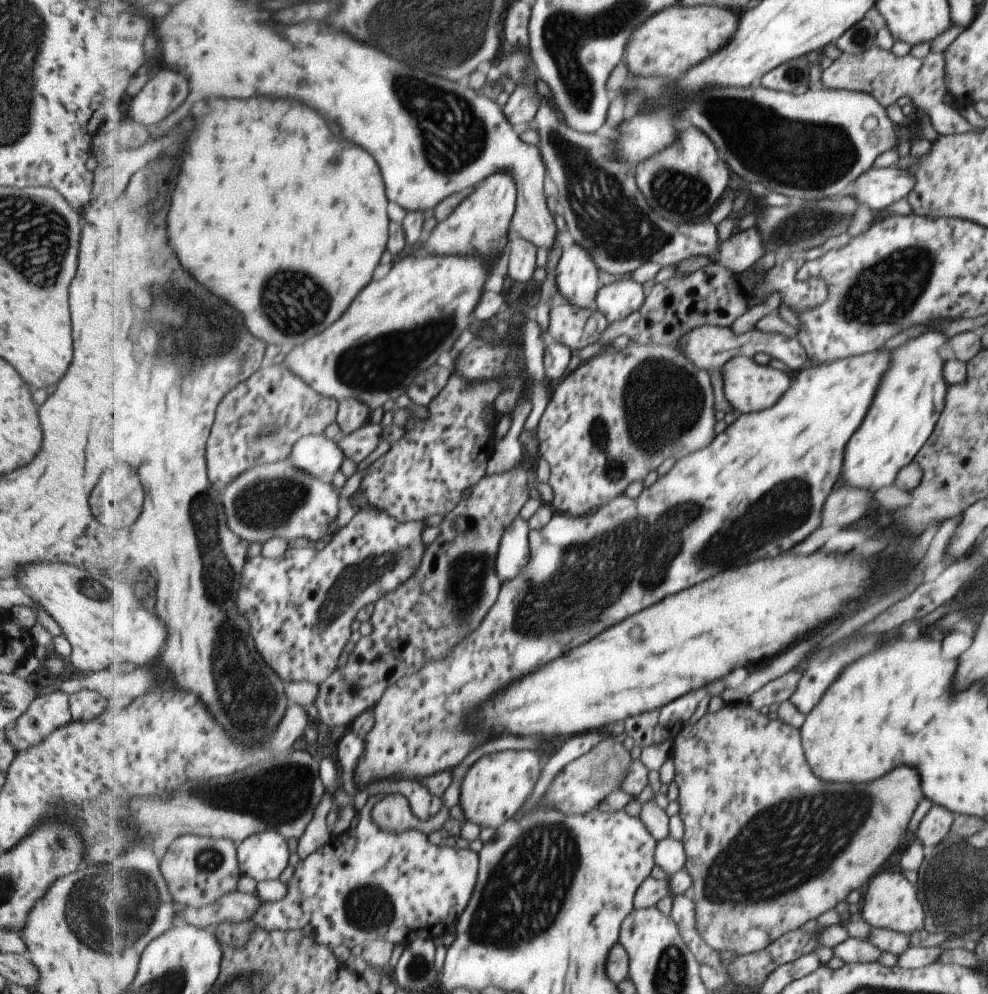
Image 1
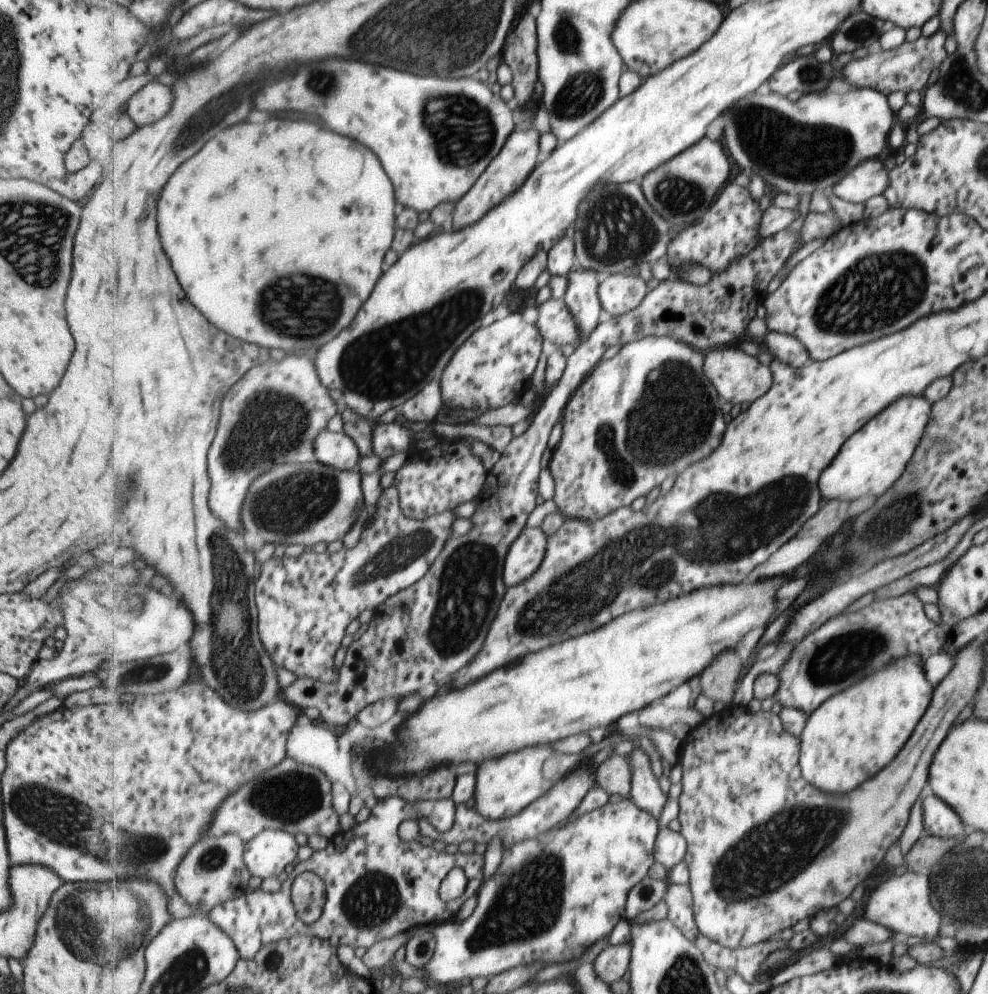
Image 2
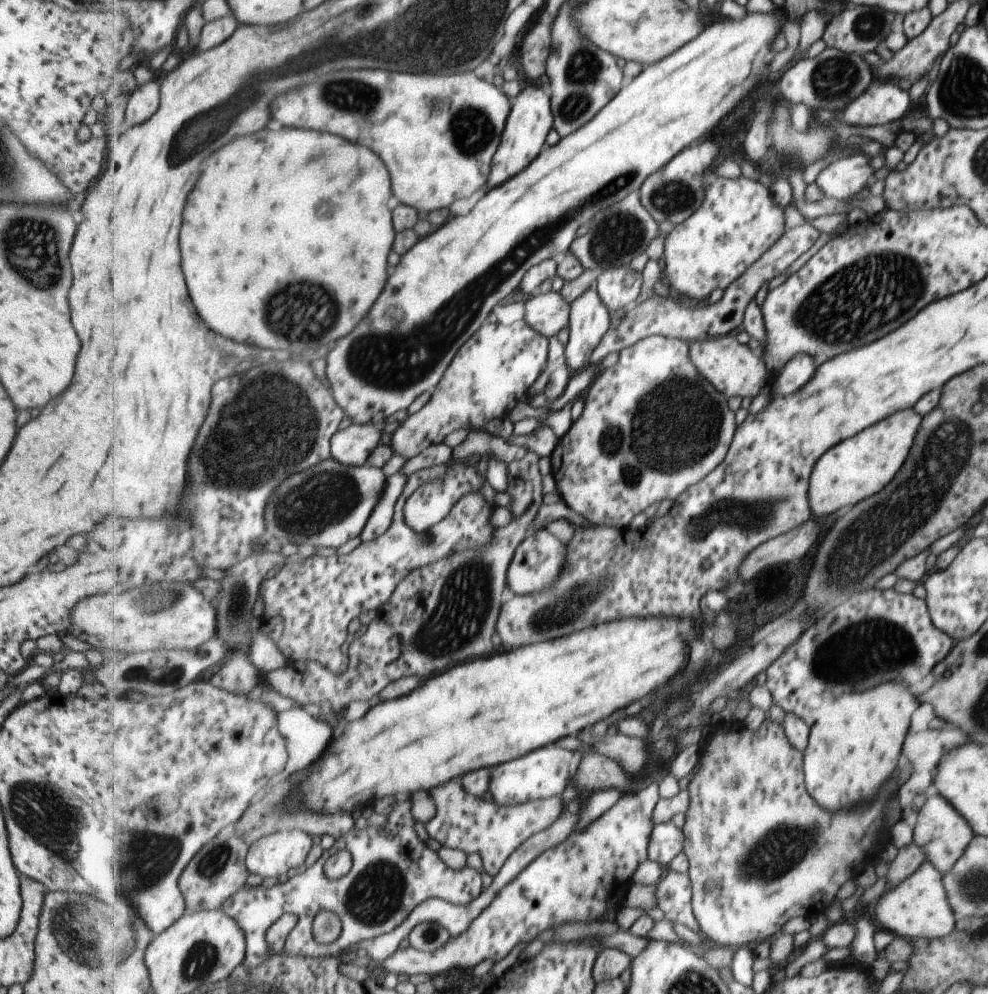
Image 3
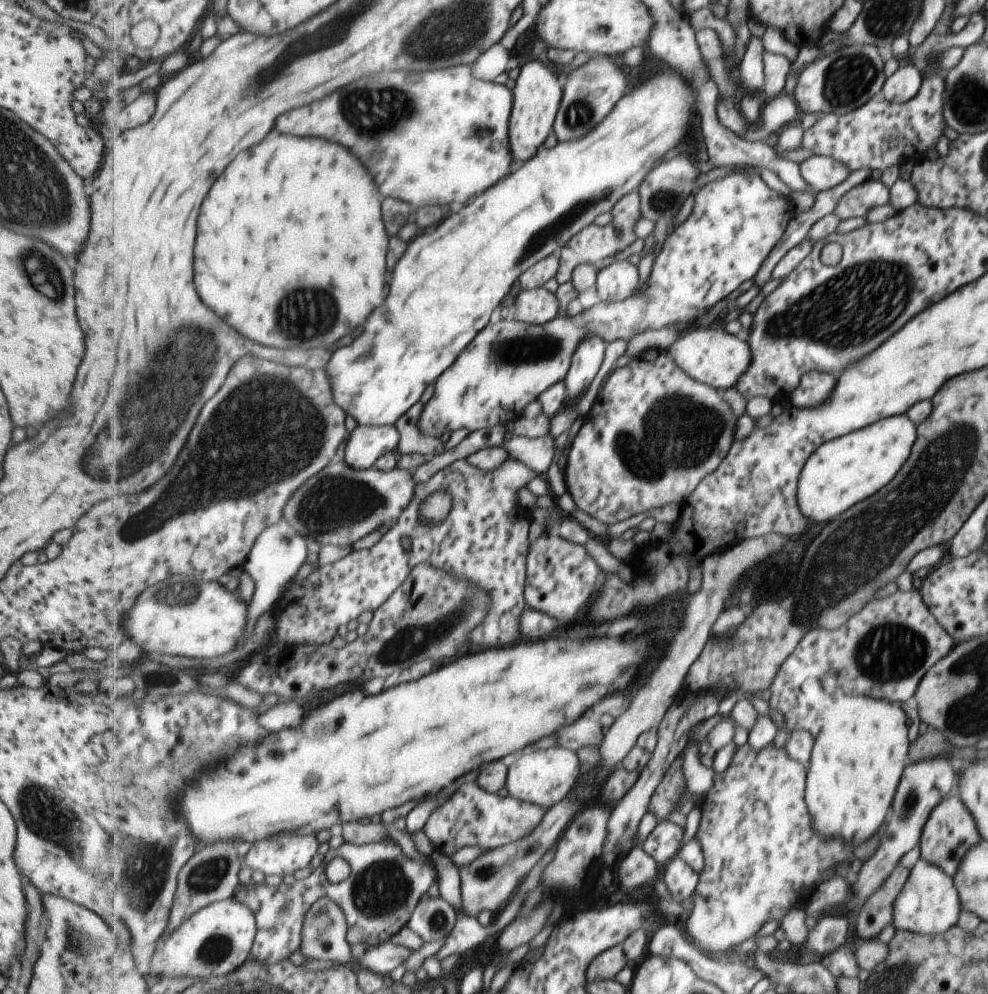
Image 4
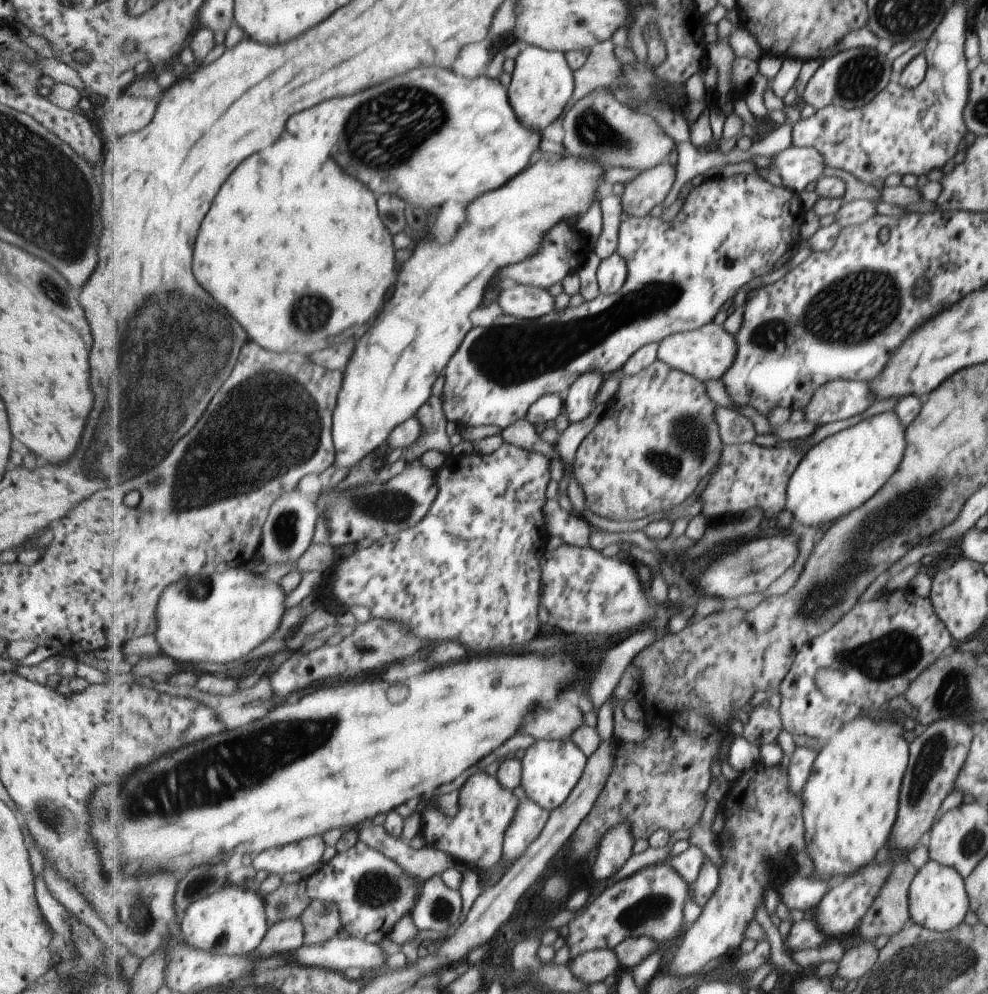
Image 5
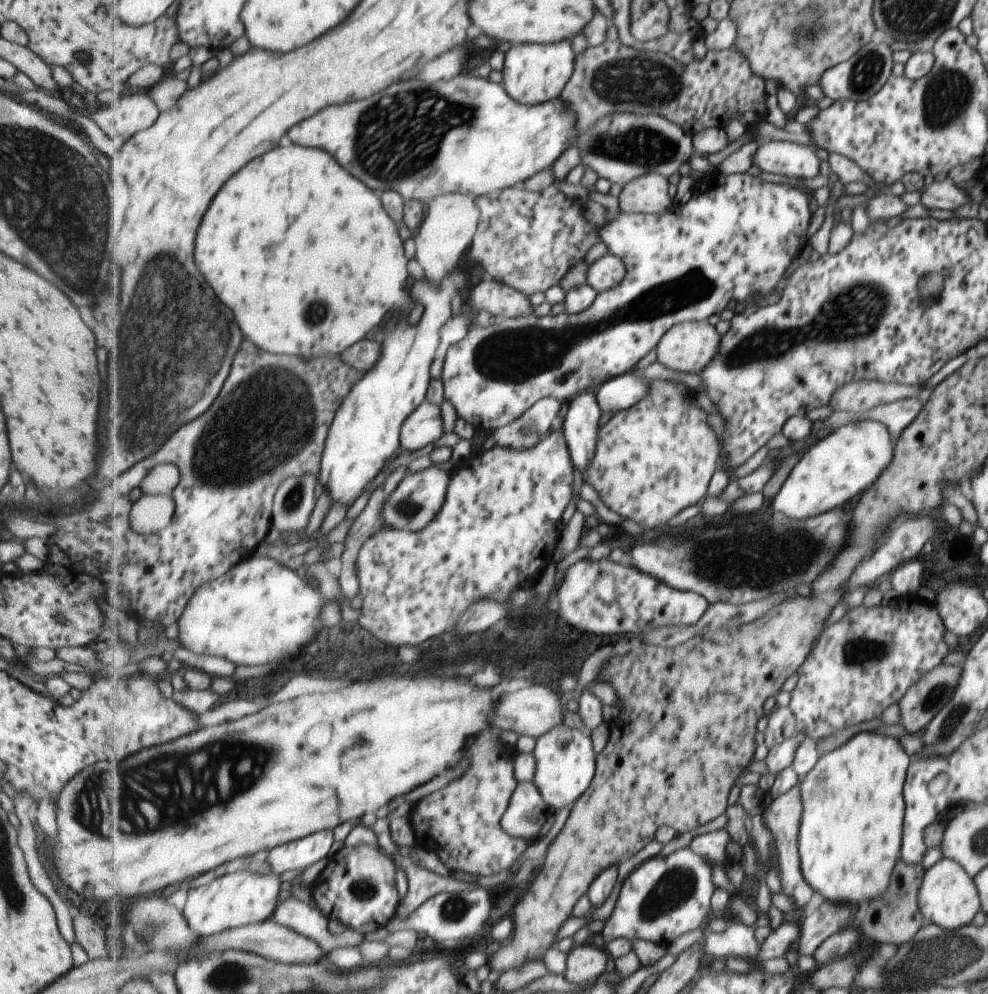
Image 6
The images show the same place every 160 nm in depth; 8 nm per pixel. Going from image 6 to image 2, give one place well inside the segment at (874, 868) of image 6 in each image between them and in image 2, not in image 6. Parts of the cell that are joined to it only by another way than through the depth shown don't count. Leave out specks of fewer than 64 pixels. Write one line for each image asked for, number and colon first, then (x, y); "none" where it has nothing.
2: (854, 734)
3: (848, 756)
4: (867, 738)
5: (850, 797)

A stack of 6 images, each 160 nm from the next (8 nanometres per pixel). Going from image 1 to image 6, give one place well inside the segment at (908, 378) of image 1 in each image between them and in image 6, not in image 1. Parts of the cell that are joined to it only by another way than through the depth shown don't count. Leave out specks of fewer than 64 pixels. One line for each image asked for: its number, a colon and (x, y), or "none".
2: (874, 458)
3: (864, 463)
4: (844, 471)
5: (836, 475)
6: (838, 467)

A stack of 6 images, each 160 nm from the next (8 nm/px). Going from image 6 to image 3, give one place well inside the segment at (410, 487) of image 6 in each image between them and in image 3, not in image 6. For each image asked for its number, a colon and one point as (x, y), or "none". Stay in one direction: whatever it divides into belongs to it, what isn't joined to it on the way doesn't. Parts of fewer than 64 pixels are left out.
3: (328, 504)
4: (339, 506)
5: (371, 510)

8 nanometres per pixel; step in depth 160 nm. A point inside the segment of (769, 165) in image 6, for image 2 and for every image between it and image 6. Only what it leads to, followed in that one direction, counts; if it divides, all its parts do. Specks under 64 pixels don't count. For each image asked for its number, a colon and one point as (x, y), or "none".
2: (868, 179)
3: (843, 178)
4: (820, 172)
5: (796, 166)

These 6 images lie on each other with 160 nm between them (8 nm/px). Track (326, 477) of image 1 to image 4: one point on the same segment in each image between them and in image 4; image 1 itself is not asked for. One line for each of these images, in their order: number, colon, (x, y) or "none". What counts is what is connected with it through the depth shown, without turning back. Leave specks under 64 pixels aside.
2: (337, 449)
3: (352, 446)
4: (365, 444)

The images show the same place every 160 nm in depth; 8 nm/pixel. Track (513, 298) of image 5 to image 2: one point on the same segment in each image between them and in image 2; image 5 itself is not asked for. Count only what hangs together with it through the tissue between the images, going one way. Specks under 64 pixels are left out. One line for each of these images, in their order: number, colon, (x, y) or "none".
2: (555, 321)
3: (549, 313)
4: (539, 306)

